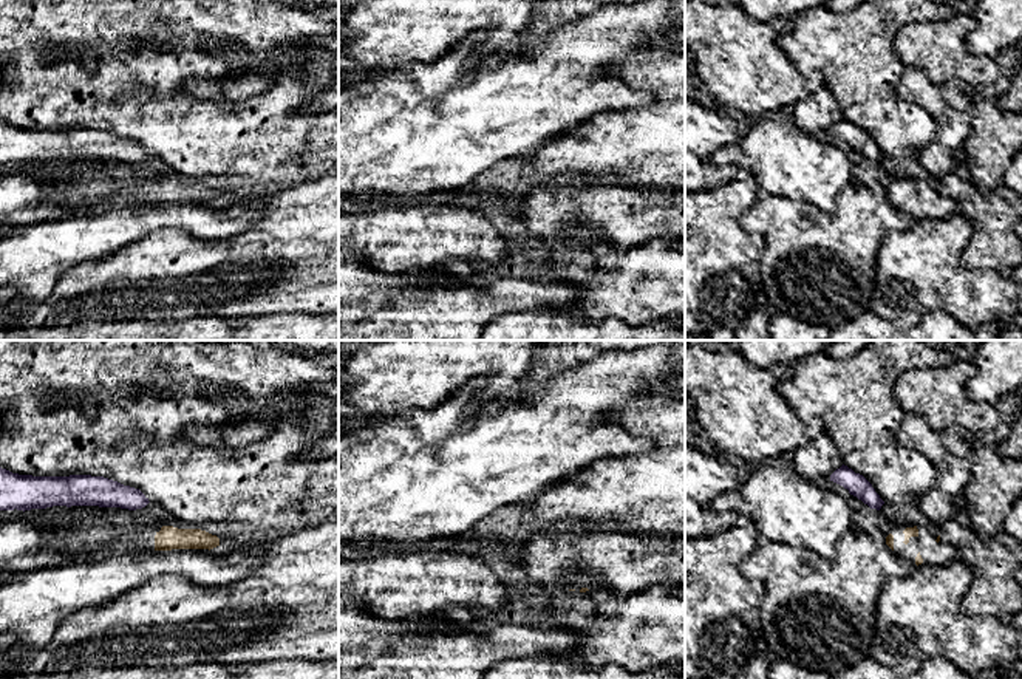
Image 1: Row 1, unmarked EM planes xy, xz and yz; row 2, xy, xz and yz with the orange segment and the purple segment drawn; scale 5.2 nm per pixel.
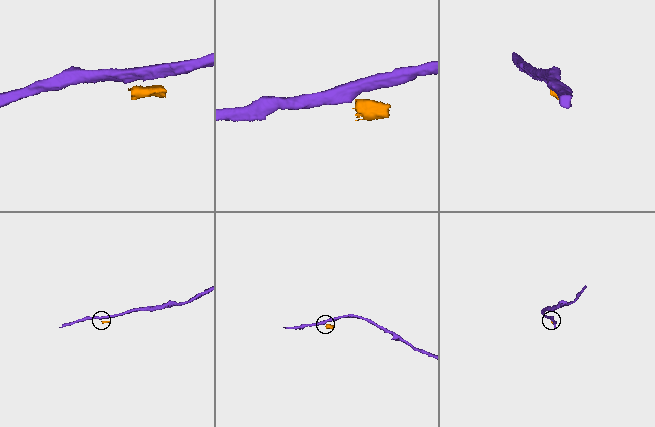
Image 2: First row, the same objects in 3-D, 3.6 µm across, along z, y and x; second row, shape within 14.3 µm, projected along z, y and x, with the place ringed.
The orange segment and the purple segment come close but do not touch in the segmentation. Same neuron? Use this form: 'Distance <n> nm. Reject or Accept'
Distance 140 nm. Reject

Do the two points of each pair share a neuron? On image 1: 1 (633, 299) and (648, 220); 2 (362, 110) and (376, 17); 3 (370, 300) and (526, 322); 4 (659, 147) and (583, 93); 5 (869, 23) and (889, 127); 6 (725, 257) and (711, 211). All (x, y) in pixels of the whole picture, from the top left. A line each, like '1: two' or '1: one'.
1: two
2: two
3: two
4: two
5: one
6: one

